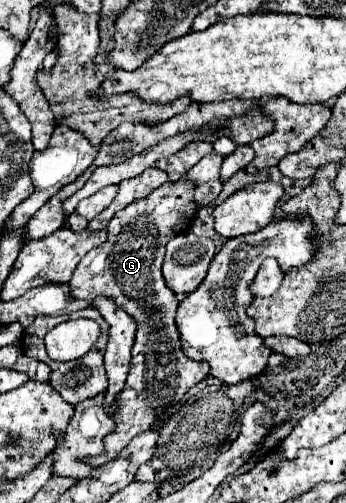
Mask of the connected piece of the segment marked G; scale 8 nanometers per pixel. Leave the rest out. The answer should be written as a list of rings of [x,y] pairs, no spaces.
[[[188,179],[164,183],[152,195],[134,201],[122,211],[118,211],[106,227],[106,243],[92,249],[92,253],[88,253],[80,261],[72,281],[68,283],[72,289],[72,297],[80,297],[86,301],[92,301],[96,297],[108,297],[116,303],[116,307],[126,313],[132,313],[138,323],[136,343],[132,347],[130,373],[126,379],[126,385],[132,389],[123,389],[113,405],[112,408],[116,409],[113,415],[116,431],[104,438],[104,453],[88,459],[88,465],[92,467],[102,467],[104,463],[116,459],[118,453],[136,435],[152,427],[154,419],[160,413],[178,403],[190,387],[200,383],[210,373],[210,365],[206,361],[196,363],[184,355],[180,347],[180,335],[174,323],[178,299],[176,293],[168,289],[162,277],[166,243],[180,231],[190,229],[190,223],[198,213],[194,189],[196,185]]]

